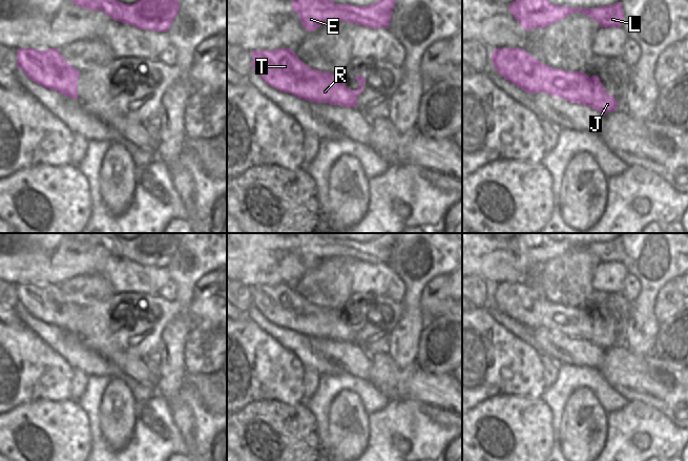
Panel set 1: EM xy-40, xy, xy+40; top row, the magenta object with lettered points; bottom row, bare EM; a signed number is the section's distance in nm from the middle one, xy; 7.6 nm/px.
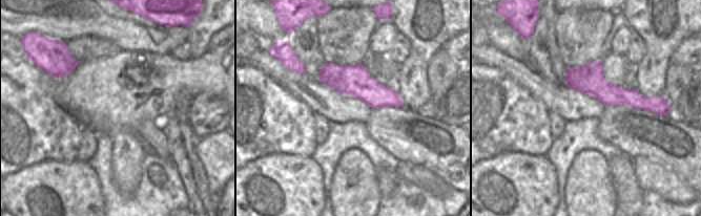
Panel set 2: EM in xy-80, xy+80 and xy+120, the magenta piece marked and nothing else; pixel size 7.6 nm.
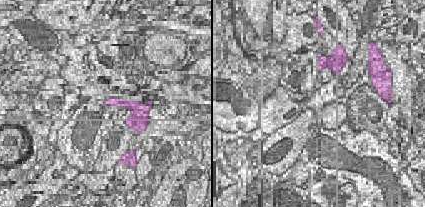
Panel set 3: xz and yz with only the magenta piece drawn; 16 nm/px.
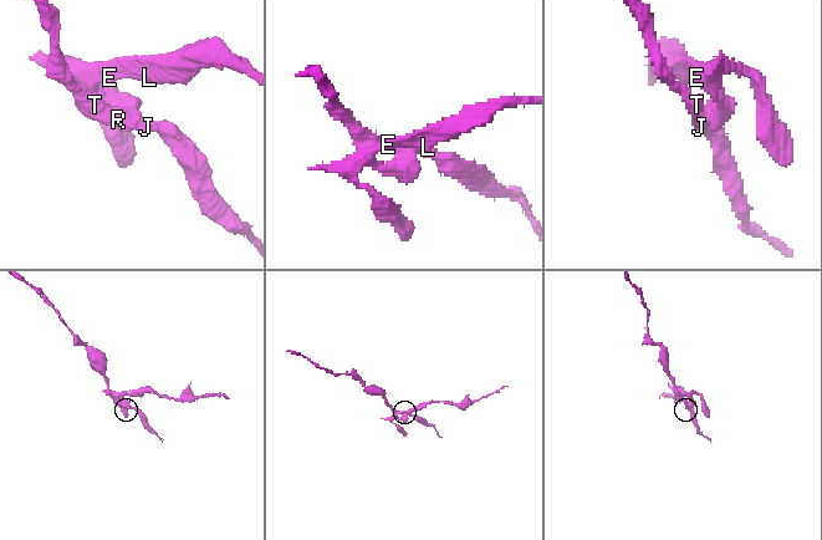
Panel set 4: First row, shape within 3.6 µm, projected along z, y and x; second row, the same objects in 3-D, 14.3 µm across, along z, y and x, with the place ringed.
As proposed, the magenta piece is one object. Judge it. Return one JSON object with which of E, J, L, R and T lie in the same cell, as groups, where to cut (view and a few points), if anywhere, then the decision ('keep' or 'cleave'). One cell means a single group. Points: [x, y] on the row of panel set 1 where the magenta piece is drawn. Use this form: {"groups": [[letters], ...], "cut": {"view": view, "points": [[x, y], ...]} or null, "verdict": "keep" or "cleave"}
{"groups": [["E", "L"], ["J", "R", "T"]], "cut": {"view": "xy+40", "points": [[561, 72], [570, 85], [597, 88]]}, "verdict": "cleave"}

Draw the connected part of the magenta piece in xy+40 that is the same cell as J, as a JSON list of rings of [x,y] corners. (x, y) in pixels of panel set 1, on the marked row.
[[[520,47],[492,50],[492,62],[500,76],[530,95],[545,92],[587,105],[604,116],[618,108],[616,98],[605,91],[598,76],[590,77],[597,85],[596,90],[587,90],[585,86],[570,86],[561,79],[562,69],[541,63]]]

